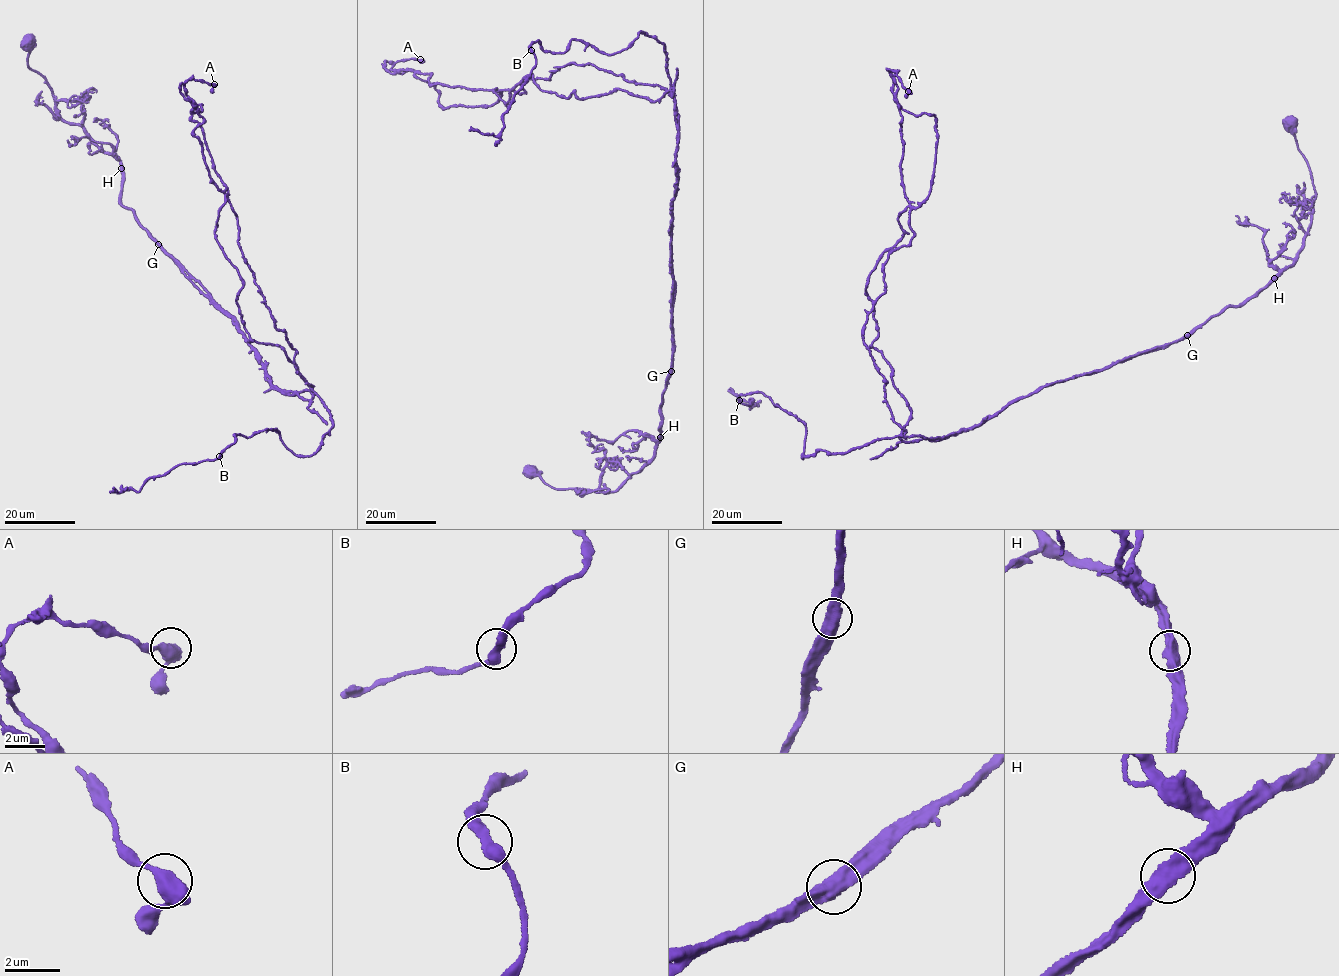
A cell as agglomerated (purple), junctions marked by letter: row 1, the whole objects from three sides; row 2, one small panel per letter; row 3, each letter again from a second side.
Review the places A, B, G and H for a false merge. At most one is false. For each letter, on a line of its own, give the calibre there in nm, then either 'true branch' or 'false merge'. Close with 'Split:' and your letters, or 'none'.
A: calibre 500 nm; true branch
B: calibre 380 nm; true branch
G: calibre 500 nm; false merge
H: calibre 480 nm; true branch
Split: G

